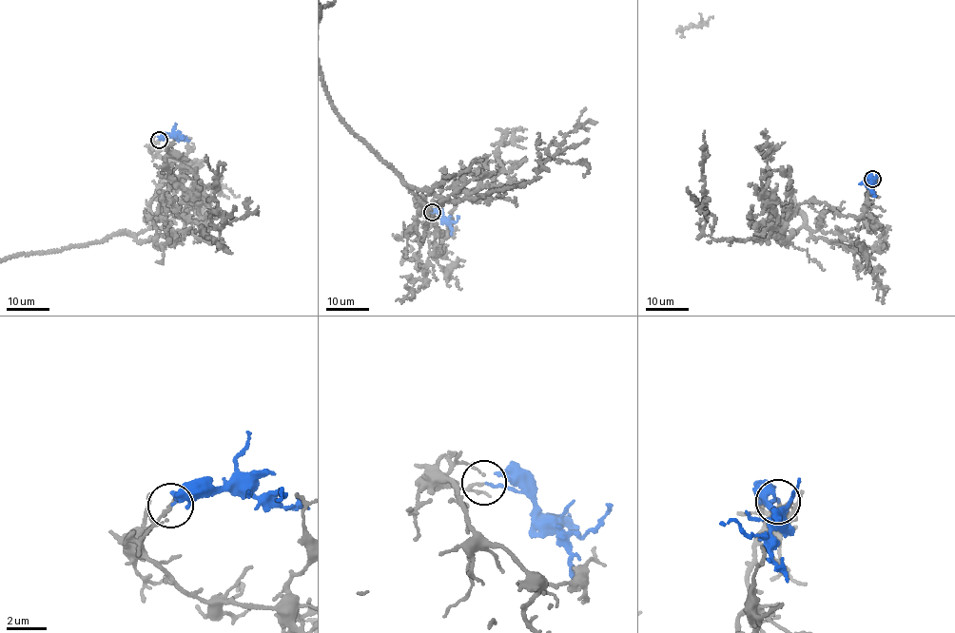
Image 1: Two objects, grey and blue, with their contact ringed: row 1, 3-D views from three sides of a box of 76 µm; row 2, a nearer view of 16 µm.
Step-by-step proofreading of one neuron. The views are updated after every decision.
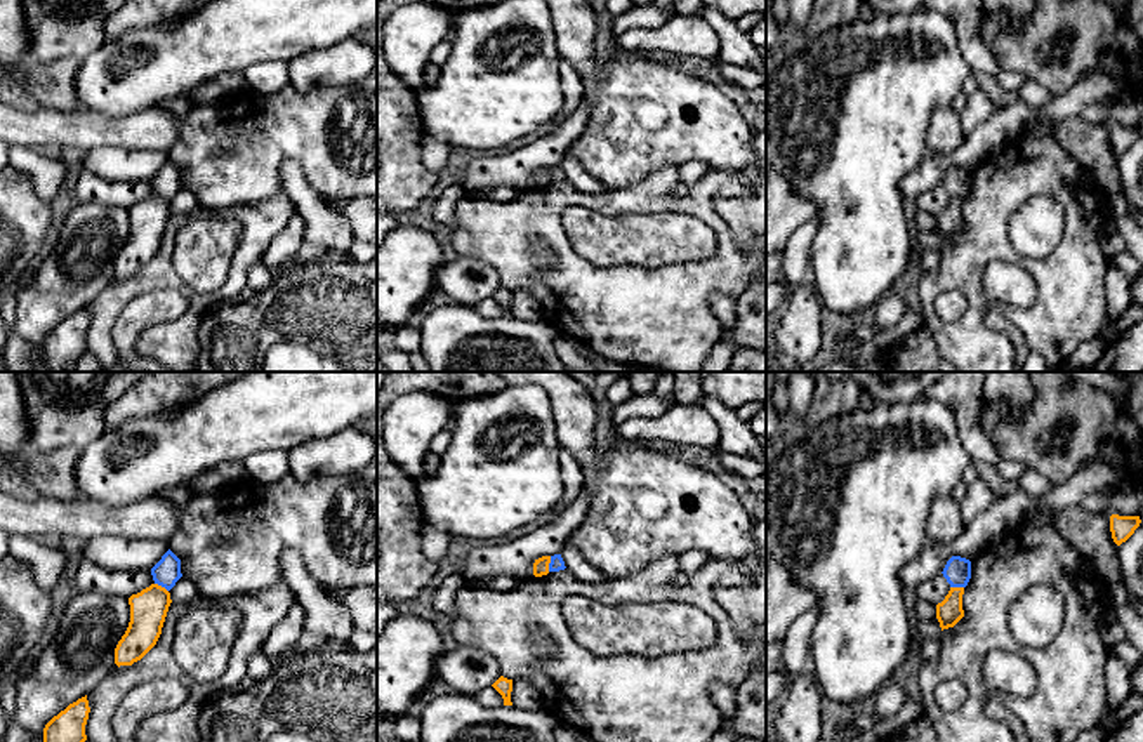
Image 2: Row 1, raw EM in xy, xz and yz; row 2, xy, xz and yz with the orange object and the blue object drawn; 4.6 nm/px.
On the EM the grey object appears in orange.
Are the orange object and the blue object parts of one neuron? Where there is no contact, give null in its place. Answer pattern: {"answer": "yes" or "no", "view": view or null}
{"answer": "no", "view": "xz"}

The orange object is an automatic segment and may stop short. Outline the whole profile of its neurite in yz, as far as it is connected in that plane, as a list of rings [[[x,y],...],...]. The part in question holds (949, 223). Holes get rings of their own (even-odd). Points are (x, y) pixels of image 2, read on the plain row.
[[[950,198],[945,210],[936,215],[936,229],[941,242],[954,238],[964,228],[962,205],[964,198]]]

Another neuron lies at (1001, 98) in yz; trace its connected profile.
[[[975,71],[973,75],[978,82],[978,89],[988,96],[997,109],[1011,106],[1018,101],[1018,92],[1001,87],[990,75],[981,71]]]

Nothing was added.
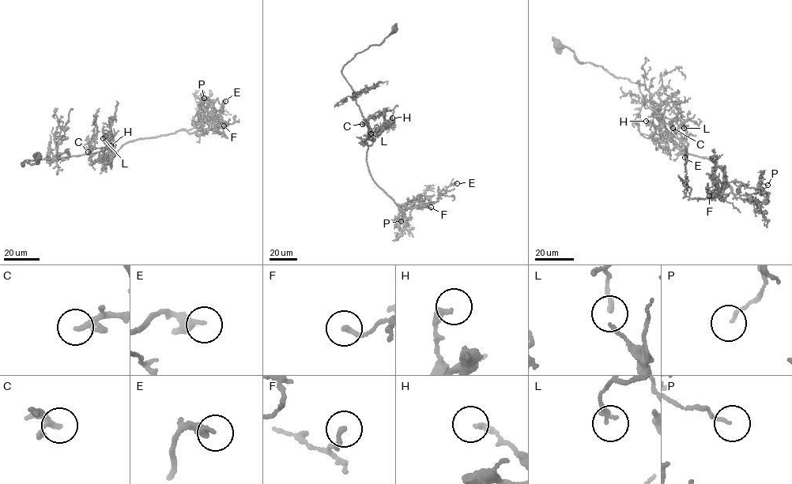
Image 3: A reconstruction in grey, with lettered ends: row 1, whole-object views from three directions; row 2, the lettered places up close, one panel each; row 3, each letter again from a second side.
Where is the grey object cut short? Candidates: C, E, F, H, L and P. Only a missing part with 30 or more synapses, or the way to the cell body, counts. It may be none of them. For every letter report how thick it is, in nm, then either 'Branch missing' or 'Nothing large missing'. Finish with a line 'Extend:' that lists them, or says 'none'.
C: Thickness 160 nm. Branch missing
E: Thickness 180 nm. Nothing large missing
F: Thickness 190 nm. Nothing large missing
H: Thickness 260 nm. Nothing large missing
L: Thickness 170 nm. Nothing large missing
P: Thickness 110 nm. Nothing large missing
Extend: C

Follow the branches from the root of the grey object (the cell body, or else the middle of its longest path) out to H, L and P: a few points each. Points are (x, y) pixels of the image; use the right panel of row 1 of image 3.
H: (556, 45), (570, 49), (580, 62), (598, 65), (638, 84), (646, 105), (680, 143), (673, 142), (646, 121)
L: (556, 45), (570, 49), (580, 62), (638, 84), (646, 105), (683, 140), (676, 129), (684, 128)
P: (556, 45), (638, 84), (686, 141), (684, 153), (722, 168), (731, 192), (722, 199), (733, 181), (767, 185)

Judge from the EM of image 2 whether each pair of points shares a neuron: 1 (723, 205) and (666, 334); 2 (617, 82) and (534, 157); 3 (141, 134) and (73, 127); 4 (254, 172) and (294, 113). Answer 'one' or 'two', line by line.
1: two
2: two
3: one
4: one

